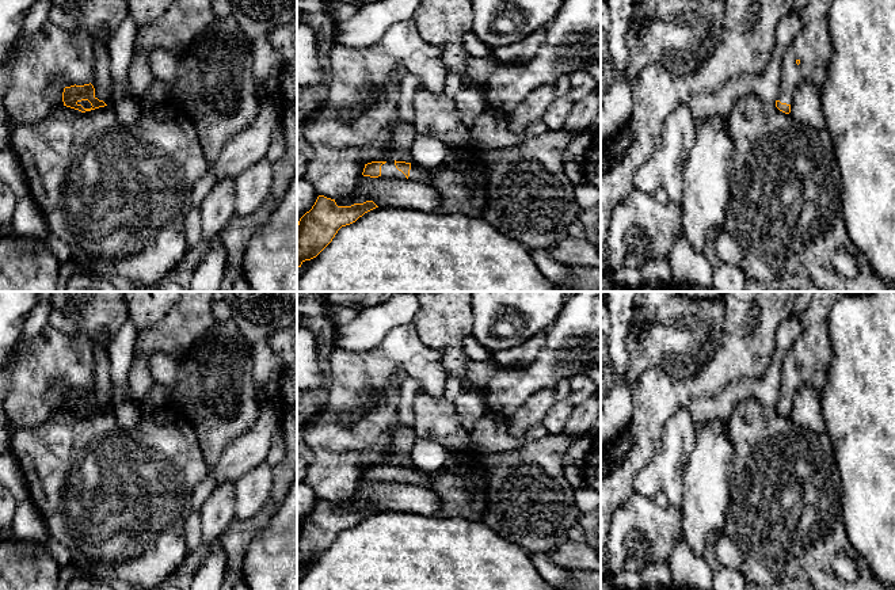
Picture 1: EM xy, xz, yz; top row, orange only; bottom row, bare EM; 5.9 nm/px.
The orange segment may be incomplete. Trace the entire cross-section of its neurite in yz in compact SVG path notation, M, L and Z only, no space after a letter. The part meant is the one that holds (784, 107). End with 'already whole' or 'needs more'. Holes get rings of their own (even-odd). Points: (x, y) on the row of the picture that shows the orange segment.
M808 0L801 12L801 30L784 53L776 107L785 114L791 113L792 98L803 81L820 90L827 79L833 53L827 15L833 1Z; needs more

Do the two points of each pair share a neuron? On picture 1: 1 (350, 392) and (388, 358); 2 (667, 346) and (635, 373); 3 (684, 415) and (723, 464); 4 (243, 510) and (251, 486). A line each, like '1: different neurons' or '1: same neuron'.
1: same neuron
2: same neuron
3: different neurons
4: same neuron

